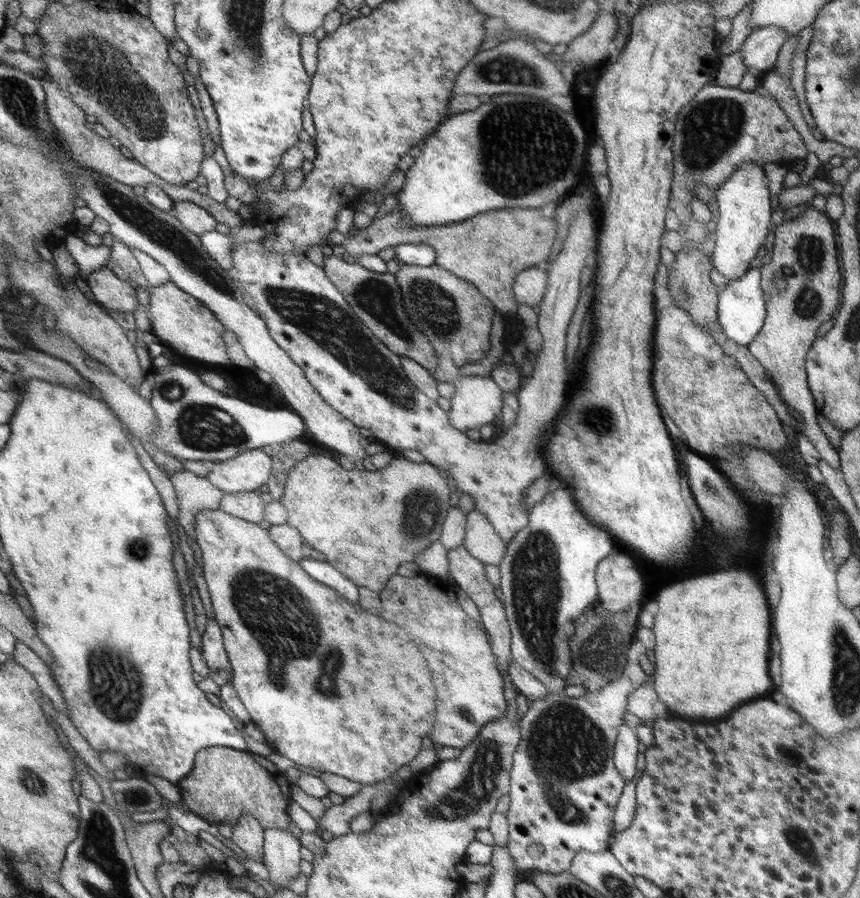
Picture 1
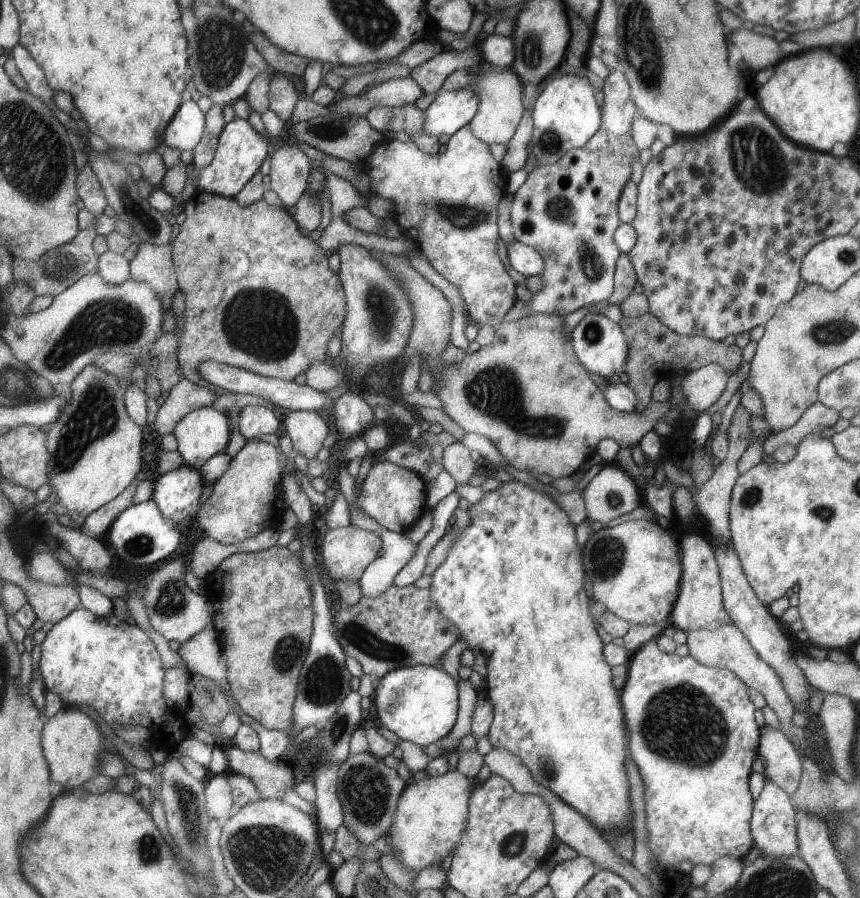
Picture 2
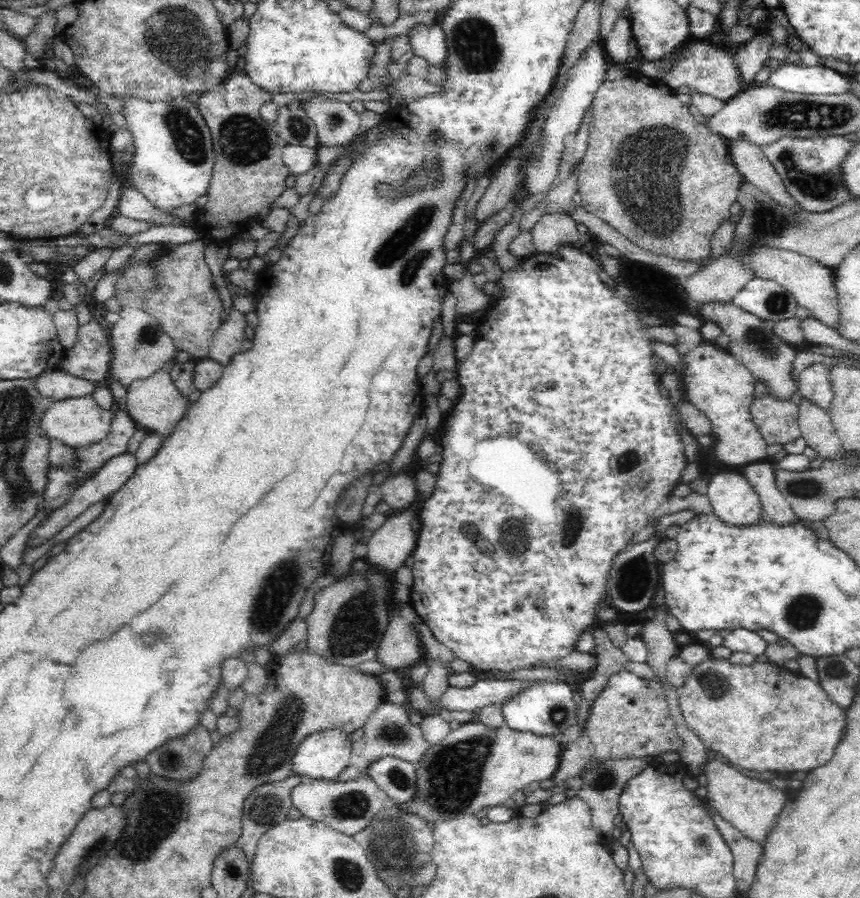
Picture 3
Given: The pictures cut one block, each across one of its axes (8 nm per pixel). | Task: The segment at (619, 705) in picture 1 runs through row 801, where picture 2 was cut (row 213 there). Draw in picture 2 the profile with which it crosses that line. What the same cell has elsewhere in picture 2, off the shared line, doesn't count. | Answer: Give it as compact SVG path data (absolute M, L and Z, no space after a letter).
M619 68L604 79L602 88L604 114L603 126L600 130L582 148L567 152L554 164L538 165L514 194L510 222L515 240L532 246L536 252L541 253L546 261L546 267L541 274L544 280L544 288L541 292L532 294L528 302L517 300L516 304L506 312L502 321L513 321L540 313L562 316L572 314L582 307L608 300L614 292L614 273L617 260L622 253L614 237L621 223L618 202L626 182L631 180L632 164L636 162L640 153L630 131L634 118L642 114L632 98L631 86Z

